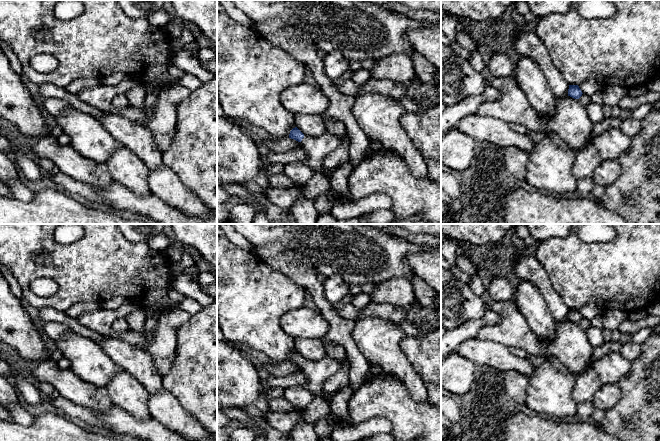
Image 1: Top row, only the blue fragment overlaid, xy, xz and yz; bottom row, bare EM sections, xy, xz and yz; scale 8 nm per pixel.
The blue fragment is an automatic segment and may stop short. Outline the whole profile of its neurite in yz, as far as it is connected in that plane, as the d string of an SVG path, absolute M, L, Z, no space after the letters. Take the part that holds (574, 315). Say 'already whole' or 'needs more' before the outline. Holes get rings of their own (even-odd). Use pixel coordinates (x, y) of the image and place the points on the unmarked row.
already whole | M569 309L568 320L579 323L582 320L582 315L578 309Z

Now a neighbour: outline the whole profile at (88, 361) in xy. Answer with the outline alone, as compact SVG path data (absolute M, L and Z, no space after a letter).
M69 331L54 340L57 349L70 362L70 369L75 375L87 383L100 388L105 388L110 380L124 369L117 365L99 346L98 342L84 337L74 331Z

